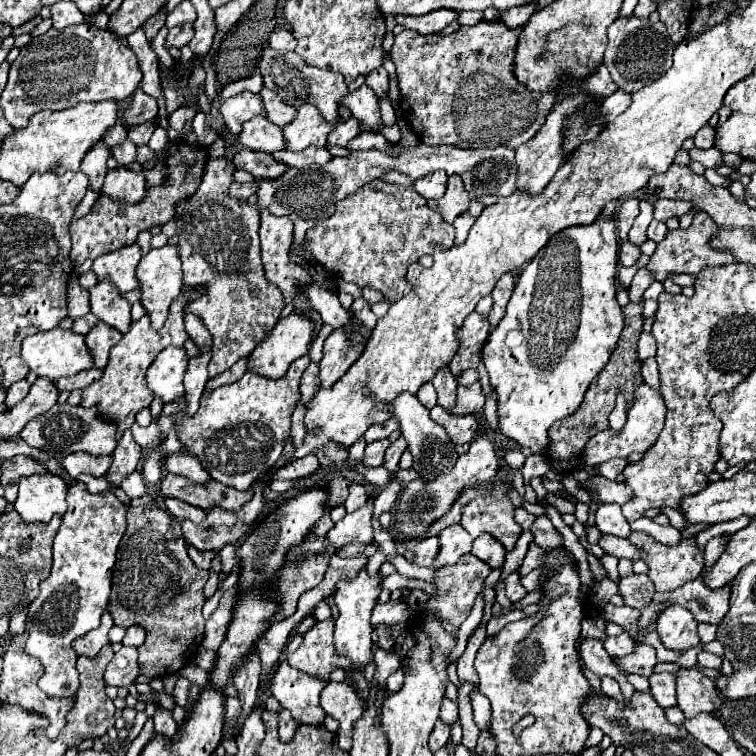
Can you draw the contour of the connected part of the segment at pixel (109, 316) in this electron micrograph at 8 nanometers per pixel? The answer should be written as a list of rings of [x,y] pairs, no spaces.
[[[105,277],[91,291],[91,313],[109,327],[127,333],[131,325],[131,305],[121,297],[119,289]]]

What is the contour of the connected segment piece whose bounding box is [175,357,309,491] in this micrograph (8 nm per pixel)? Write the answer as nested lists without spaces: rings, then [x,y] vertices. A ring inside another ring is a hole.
[[[301,357],[281,379],[267,379],[249,371],[231,385],[203,393],[199,411],[175,423],[177,439],[189,453],[193,451],[199,457],[203,469],[215,481],[247,491],[283,453],[283,445],[291,435],[291,415],[301,399],[299,379],[307,365],[309,357]]]

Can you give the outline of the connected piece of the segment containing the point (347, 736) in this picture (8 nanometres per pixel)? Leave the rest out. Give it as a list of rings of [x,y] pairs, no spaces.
[[[329,681],[329,685],[321,693],[321,707],[327,715],[339,721],[341,729],[337,731],[337,741],[339,747],[349,753],[353,745],[353,723],[365,711],[365,703],[361,701],[359,693],[349,683]]]

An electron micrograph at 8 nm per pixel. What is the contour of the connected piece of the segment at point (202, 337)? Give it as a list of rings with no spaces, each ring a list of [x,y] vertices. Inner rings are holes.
[[[186,313],[184,324],[190,338],[195,342],[200,351],[211,351],[212,337],[199,317]]]

